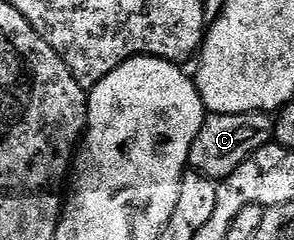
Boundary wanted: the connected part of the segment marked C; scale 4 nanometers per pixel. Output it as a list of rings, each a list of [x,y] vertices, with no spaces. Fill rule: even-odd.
[[[245,111],[241,115],[221,115],[207,113],[201,123],[201,131],[197,131],[197,139],[193,139],[193,147],[187,156],[187,164],[192,170],[218,183],[224,181],[249,155],[261,151],[261,147],[272,144],[275,136],[275,123],[270,113]]]

